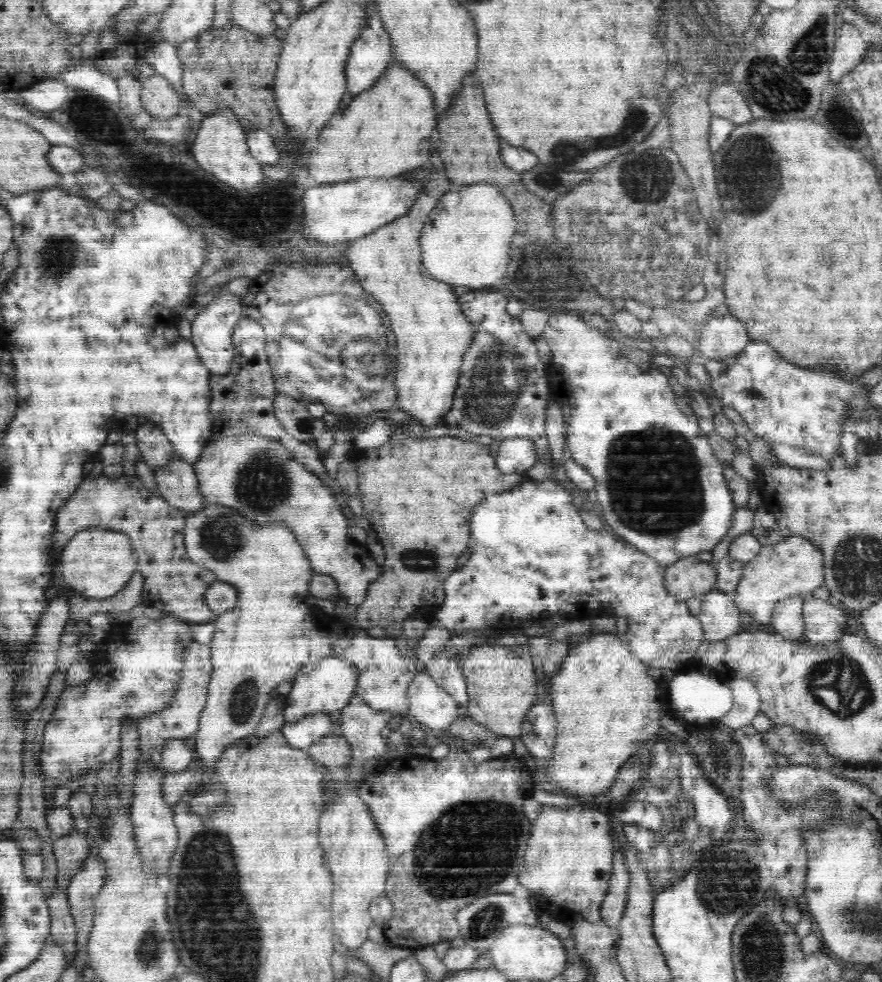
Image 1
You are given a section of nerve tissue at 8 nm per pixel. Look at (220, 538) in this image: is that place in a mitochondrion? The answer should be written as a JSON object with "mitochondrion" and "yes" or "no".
{"mitochondrion":"yes"}

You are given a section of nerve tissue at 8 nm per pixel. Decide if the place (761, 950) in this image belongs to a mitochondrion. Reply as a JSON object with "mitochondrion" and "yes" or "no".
{"mitochondrion":"yes"}

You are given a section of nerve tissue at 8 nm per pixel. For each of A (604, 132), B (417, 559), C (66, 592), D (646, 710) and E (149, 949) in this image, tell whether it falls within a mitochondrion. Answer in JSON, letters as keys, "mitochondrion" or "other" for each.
{"A":"mitochondrion","B":"mitochondrion","C":"other","D":"other","E":"mitochondrion"}

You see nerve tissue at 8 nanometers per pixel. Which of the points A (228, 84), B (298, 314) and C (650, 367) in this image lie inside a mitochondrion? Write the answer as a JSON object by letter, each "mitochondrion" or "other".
{"A":"other","B":"other","C":"other"}

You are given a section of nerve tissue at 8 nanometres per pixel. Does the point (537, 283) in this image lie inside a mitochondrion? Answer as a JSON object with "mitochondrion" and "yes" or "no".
{"mitochondrion":"yes"}

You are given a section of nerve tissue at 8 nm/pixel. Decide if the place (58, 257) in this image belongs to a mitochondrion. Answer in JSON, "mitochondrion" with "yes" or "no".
{"mitochondrion":"yes"}

